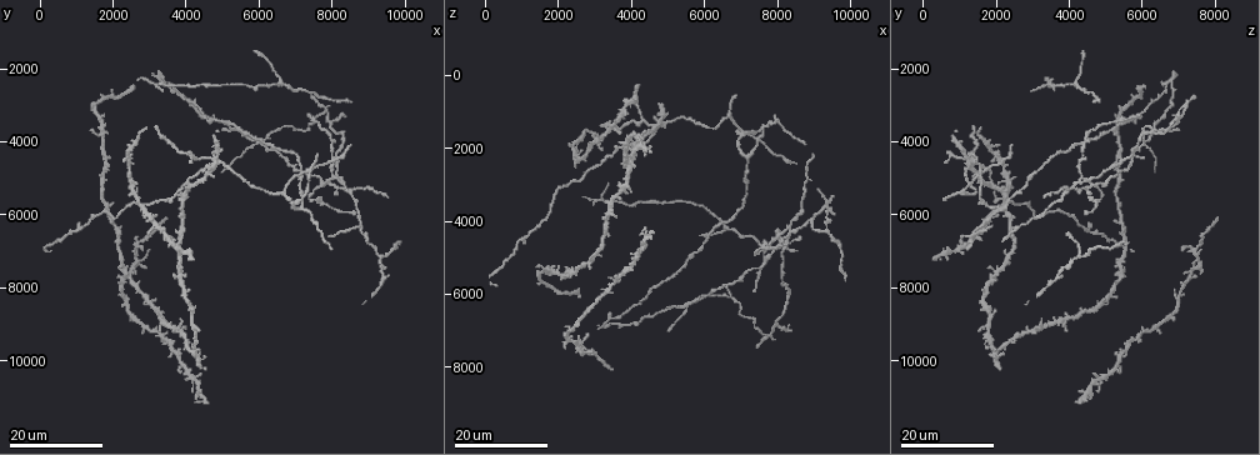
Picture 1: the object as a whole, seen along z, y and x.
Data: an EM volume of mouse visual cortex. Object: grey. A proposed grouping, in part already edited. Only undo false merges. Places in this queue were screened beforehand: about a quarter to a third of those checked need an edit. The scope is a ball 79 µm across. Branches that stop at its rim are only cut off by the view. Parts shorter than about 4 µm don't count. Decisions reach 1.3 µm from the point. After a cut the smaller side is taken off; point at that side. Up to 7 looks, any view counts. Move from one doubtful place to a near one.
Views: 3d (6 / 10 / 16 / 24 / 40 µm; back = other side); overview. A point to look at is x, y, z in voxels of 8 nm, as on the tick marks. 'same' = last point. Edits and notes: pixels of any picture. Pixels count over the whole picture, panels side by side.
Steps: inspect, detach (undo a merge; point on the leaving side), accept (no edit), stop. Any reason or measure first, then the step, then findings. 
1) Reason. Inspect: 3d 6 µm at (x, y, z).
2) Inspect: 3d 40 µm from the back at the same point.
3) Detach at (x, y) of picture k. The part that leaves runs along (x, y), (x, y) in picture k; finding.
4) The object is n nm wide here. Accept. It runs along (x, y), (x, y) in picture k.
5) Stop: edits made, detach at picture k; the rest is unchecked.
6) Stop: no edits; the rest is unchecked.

Three-way junction. Inspect: 3d 24 µm at (8100, 5000, 4300).

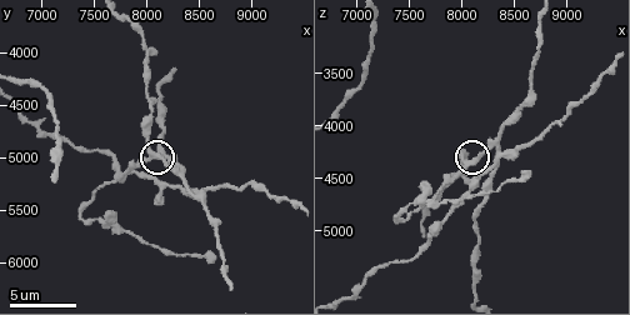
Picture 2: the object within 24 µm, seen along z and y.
Inspect: 3d 10 µm at (8040, 4980, 4360).

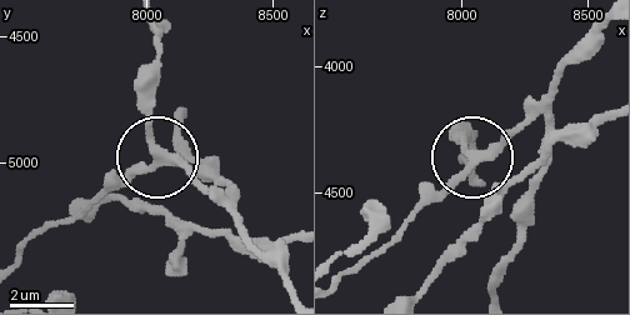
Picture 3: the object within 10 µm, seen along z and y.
The object is 240 nm wide here. Accept. Continuous, no second neuron.

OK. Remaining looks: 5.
Calibre changes. Inspect: 3d 10 µm at (8120, 4500, 5540).

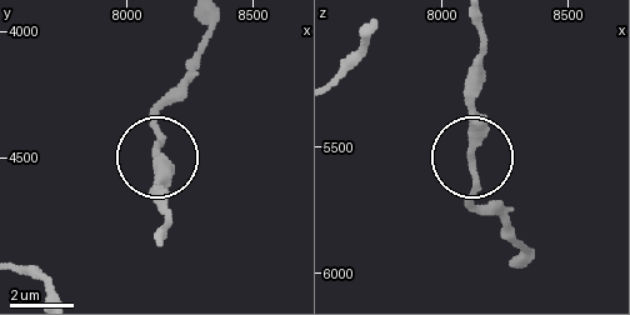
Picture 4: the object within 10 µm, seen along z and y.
The object is 270 nm wide here. Accept. One neuron here.

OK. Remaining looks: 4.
Arms part here. Inspect: 3d 16 µm at (6600, 2300, 4200).

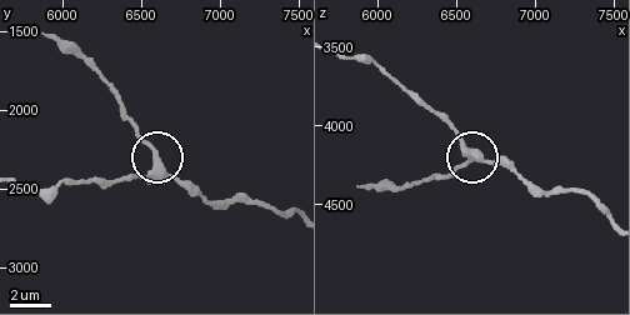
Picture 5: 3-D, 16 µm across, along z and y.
Closer look. Inspect: 3d 10 µm at (6600, 2340, 4180).

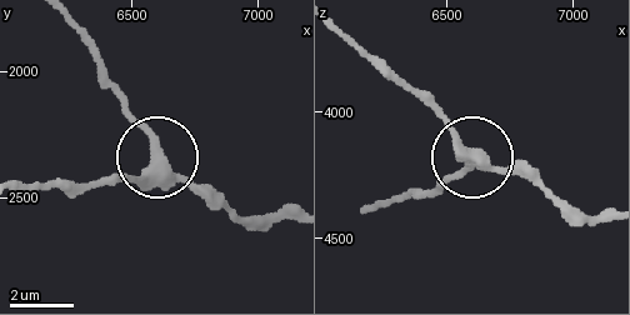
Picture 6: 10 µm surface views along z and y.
The object is 370 nm wide here. Accept. One neuron here.

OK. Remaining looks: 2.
Stop: no edits; the rest is unchecked.

